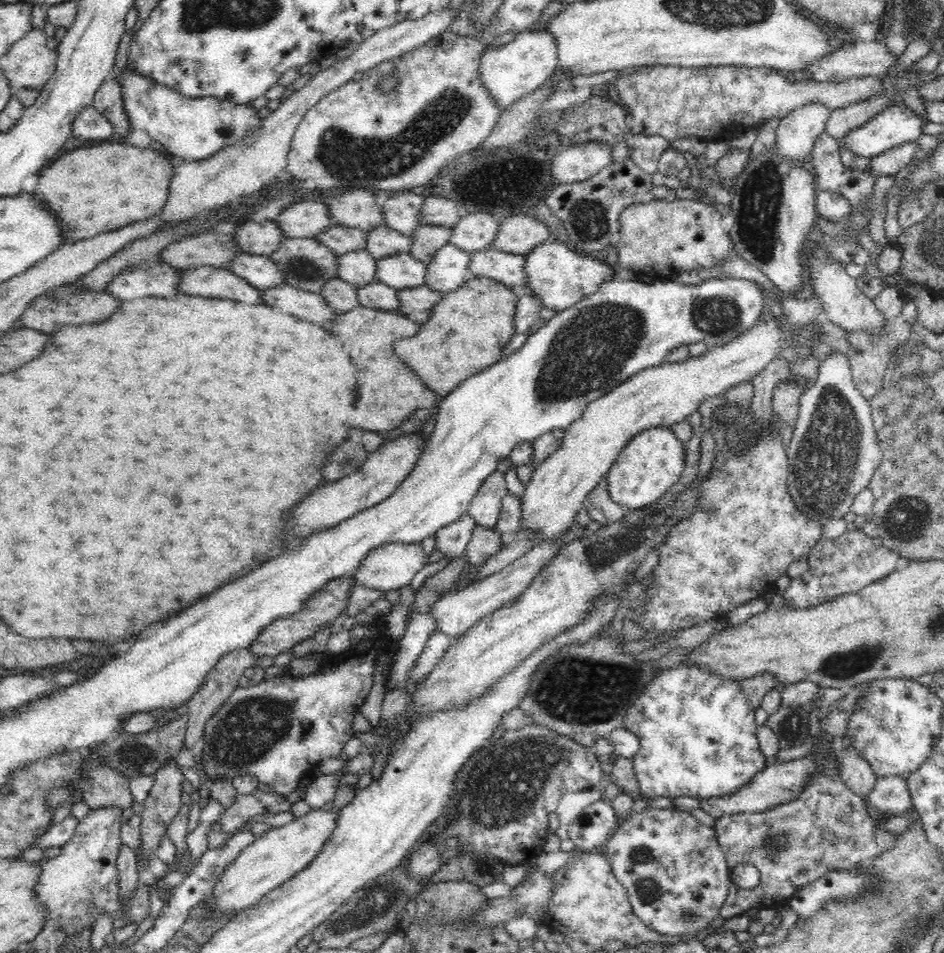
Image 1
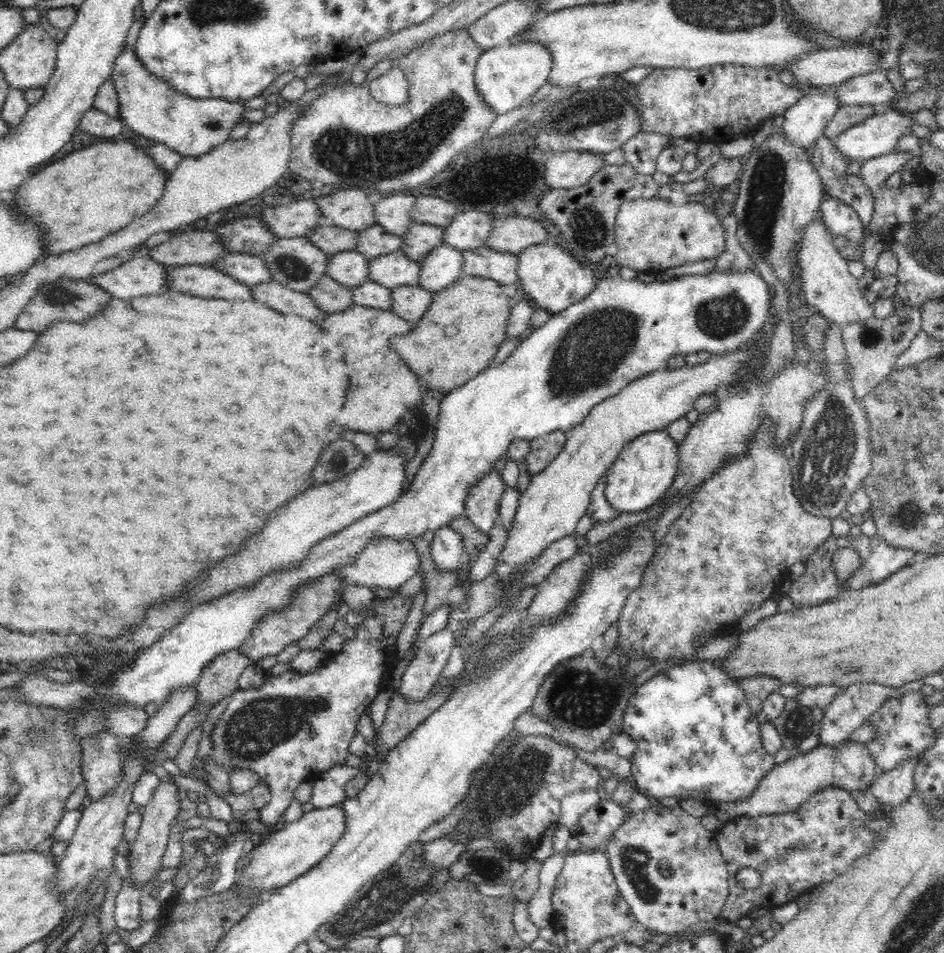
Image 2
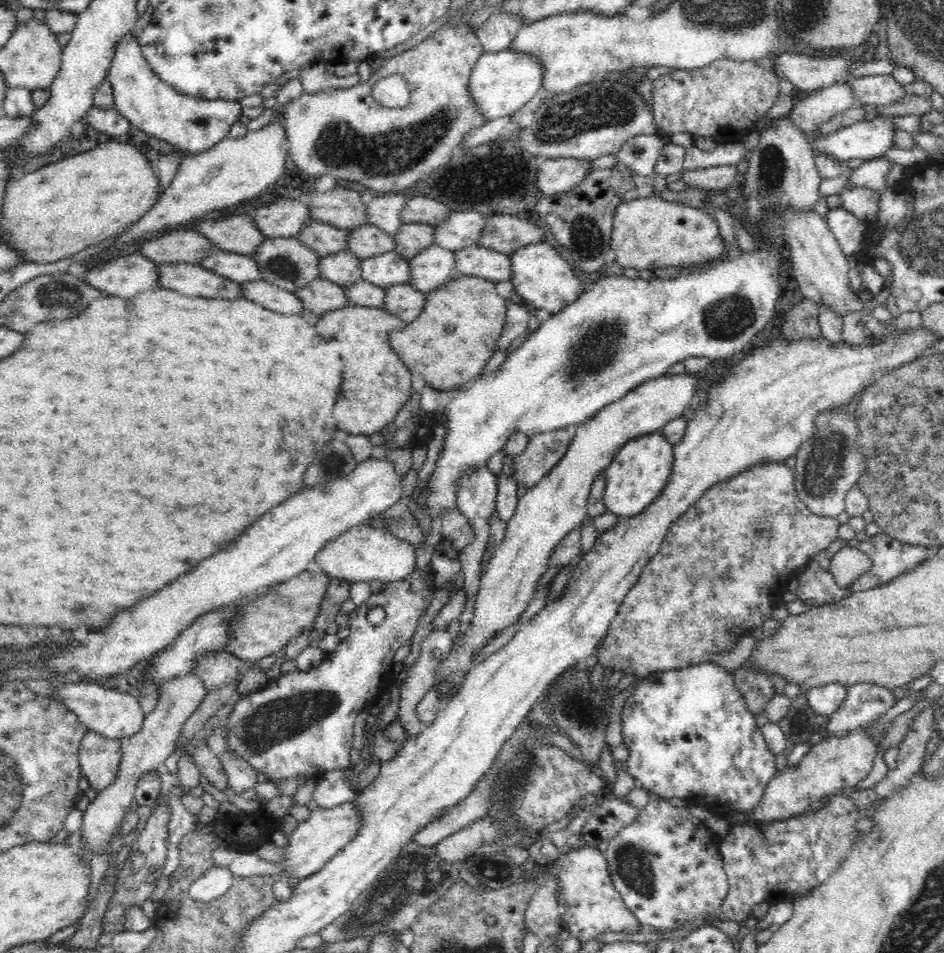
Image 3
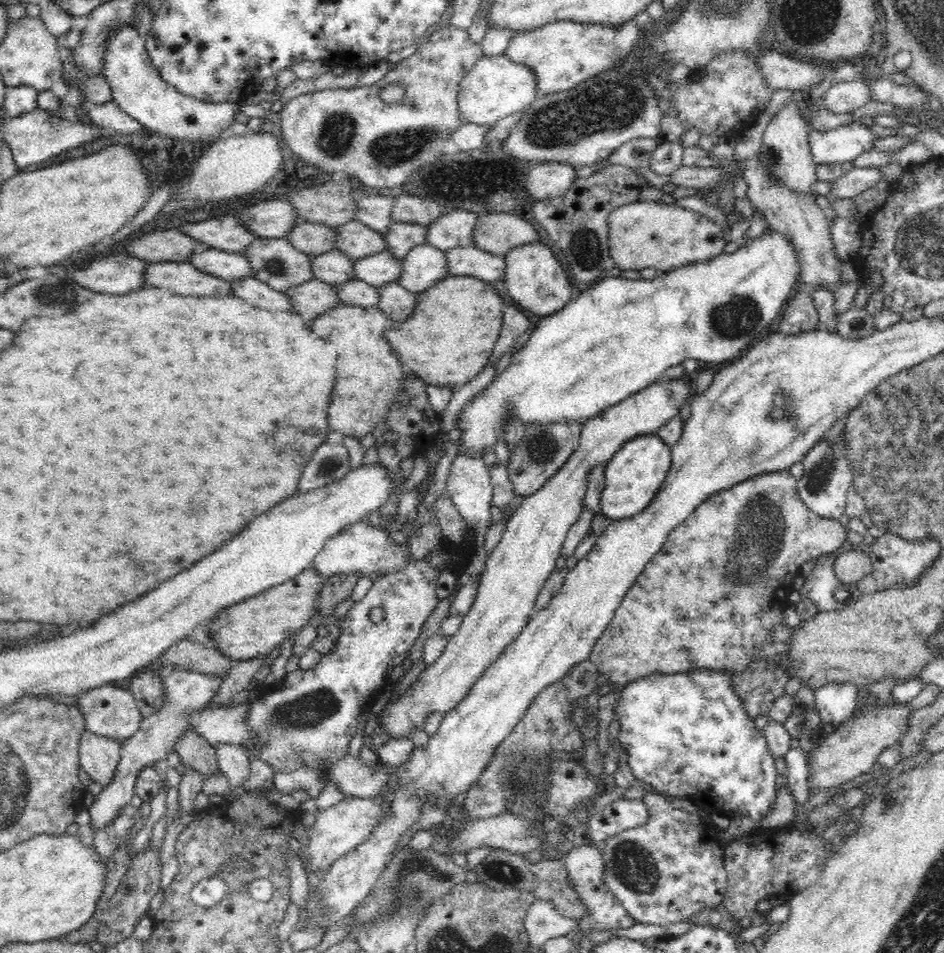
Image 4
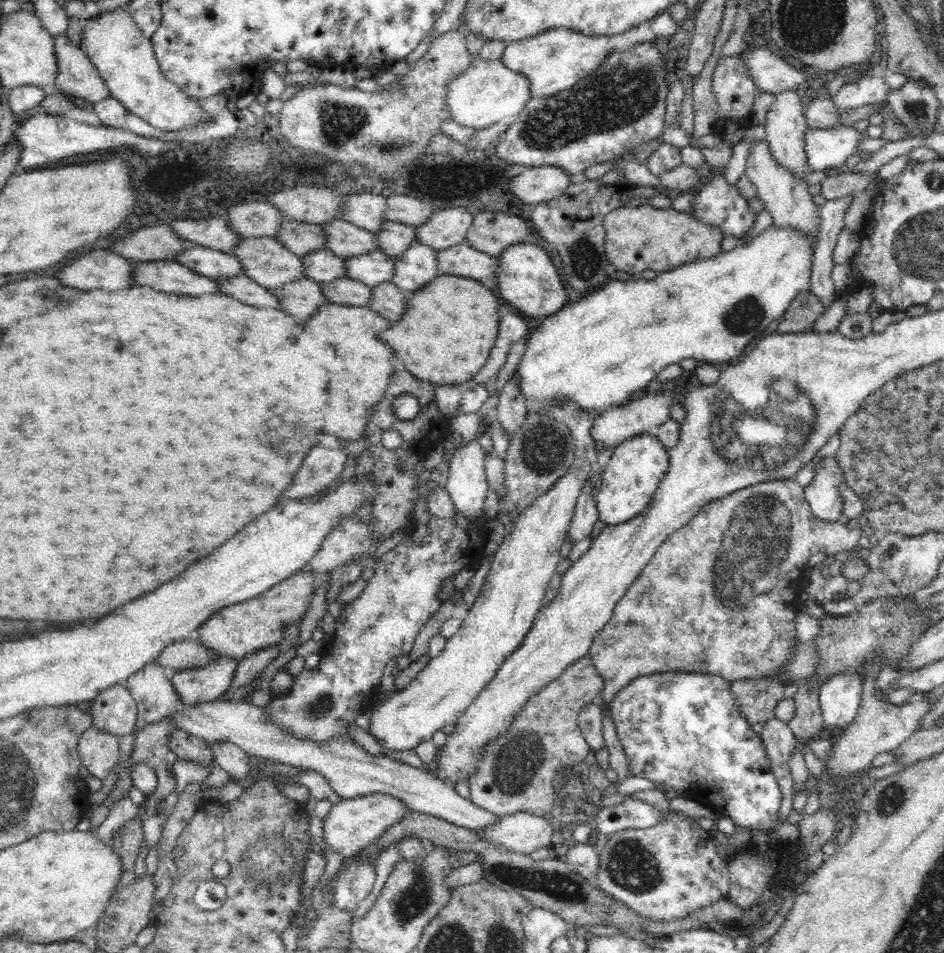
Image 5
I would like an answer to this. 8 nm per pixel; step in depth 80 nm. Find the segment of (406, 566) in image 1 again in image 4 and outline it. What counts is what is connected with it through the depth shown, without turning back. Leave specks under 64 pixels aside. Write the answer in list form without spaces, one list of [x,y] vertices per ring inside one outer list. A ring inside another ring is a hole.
[[[362,520],[327,540],[315,556],[313,568],[324,581],[336,574],[359,574],[362,577],[368,577],[368,574],[394,574],[404,568],[408,552],[408,545],[395,544],[387,529],[372,526]]]

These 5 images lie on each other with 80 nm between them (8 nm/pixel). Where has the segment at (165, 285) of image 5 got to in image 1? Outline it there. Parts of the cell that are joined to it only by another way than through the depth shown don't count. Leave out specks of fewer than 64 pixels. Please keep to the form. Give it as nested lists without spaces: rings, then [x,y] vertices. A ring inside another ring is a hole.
[[[200,266],[182,269],[182,272],[178,290],[182,290],[184,294],[204,298],[228,298],[250,305],[263,303],[260,290],[228,268]]]

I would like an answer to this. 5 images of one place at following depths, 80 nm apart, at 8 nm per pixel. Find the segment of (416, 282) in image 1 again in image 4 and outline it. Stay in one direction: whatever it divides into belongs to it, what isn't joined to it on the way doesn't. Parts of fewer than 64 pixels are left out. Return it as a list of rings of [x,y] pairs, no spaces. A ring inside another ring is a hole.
[[[388,250],[356,259],[354,269],[358,280],[364,280],[375,287],[392,281],[397,282],[403,274],[402,259],[398,260]]]

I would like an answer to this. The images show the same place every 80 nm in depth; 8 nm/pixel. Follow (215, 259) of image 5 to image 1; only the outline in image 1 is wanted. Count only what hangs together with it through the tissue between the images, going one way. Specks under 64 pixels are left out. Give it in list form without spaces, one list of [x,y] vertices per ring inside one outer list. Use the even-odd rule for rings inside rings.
[[[239,252],[225,268],[250,283],[258,290],[266,290],[285,282],[278,265],[266,255]]]

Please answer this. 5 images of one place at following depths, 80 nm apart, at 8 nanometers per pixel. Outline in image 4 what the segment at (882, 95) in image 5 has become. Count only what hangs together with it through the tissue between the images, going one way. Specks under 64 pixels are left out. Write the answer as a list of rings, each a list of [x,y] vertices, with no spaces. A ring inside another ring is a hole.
[[[842,81],[831,84],[821,98],[821,106],[828,112],[854,112],[871,100],[871,87],[867,81]]]

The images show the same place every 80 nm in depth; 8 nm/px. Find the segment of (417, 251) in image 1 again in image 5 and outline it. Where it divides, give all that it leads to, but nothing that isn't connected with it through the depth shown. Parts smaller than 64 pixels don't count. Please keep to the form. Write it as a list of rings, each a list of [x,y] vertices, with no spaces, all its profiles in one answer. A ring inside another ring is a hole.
[[[384,221],[381,225],[382,228],[376,232],[376,243],[378,250],[388,256],[398,257],[418,241],[415,226],[392,221]]]

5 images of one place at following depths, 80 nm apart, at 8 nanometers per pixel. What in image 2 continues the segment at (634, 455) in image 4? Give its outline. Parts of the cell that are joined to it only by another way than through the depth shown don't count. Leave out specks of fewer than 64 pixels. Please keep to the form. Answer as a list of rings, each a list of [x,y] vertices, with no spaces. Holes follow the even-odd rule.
[[[666,429],[645,432],[625,444],[604,476],[608,502],[620,512],[640,512],[657,504],[678,474],[678,446]]]

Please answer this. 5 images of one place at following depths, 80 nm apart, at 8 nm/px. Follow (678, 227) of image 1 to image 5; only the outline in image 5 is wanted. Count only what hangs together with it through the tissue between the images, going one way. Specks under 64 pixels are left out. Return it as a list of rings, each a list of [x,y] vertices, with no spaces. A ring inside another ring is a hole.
[[[650,204],[643,206],[624,206],[618,207],[610,212],[604,220],[606,256],[608,262],[613,264],[617,271],[628,274],[640,274],[646,270],[656,272],[656,274],[670,272],[679,268],[683,264],[709,259],[722,253],[722,238],[724,234],[714,225],[705,225],[704,222],[697,220],[691,212],[680,212],[674,208],[659,210]]]

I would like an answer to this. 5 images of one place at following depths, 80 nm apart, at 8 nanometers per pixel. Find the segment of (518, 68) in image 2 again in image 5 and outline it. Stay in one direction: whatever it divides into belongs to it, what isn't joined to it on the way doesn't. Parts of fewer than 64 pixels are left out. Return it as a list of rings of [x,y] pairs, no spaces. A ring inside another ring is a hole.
[[[476,58],[470,68],[456,76],[450,84],[448,84],[448,94],[446,94],[446,105],[448,105],[448,111],[450,111],[450,118],[456,123],[468,130],[469,128],[475,128],[477,131],[490,128],[498,122],[508,122],[514,120],[519,114],[526,108],[530,96],[530,83],[526,75],[512,71],[508,66],[504,65],[501,60],[484,60],[482,58]]]

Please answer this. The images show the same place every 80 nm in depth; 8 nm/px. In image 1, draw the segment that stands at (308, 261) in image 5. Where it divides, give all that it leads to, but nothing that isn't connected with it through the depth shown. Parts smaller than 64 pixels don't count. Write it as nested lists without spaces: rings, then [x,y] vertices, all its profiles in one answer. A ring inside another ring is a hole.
[[[366,248],[338,256],[338,278],[357,287],[377,281],[377,260]]]

